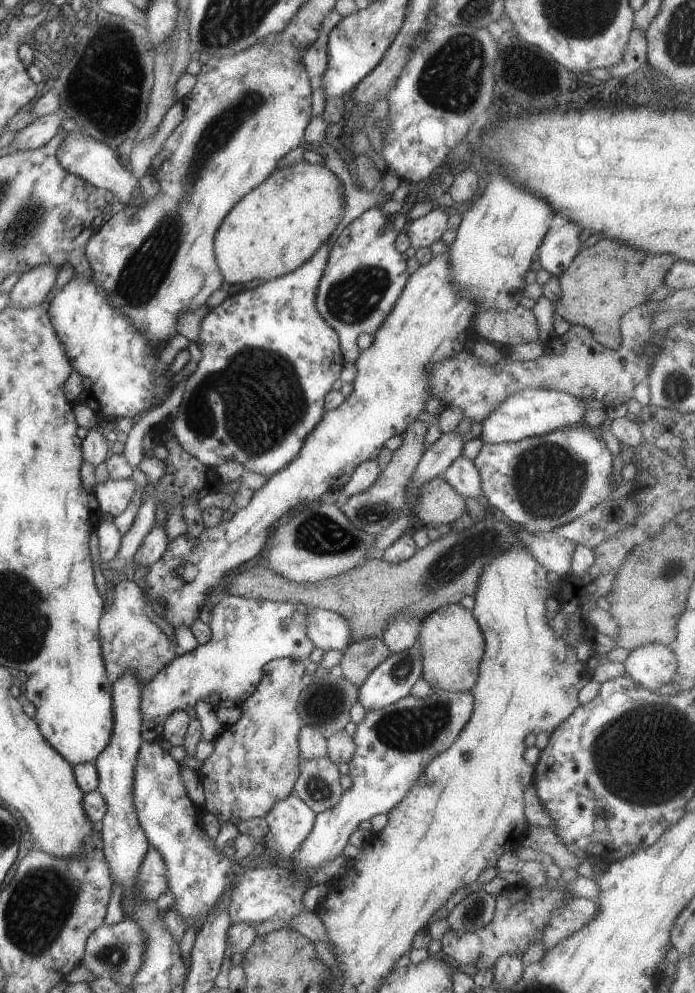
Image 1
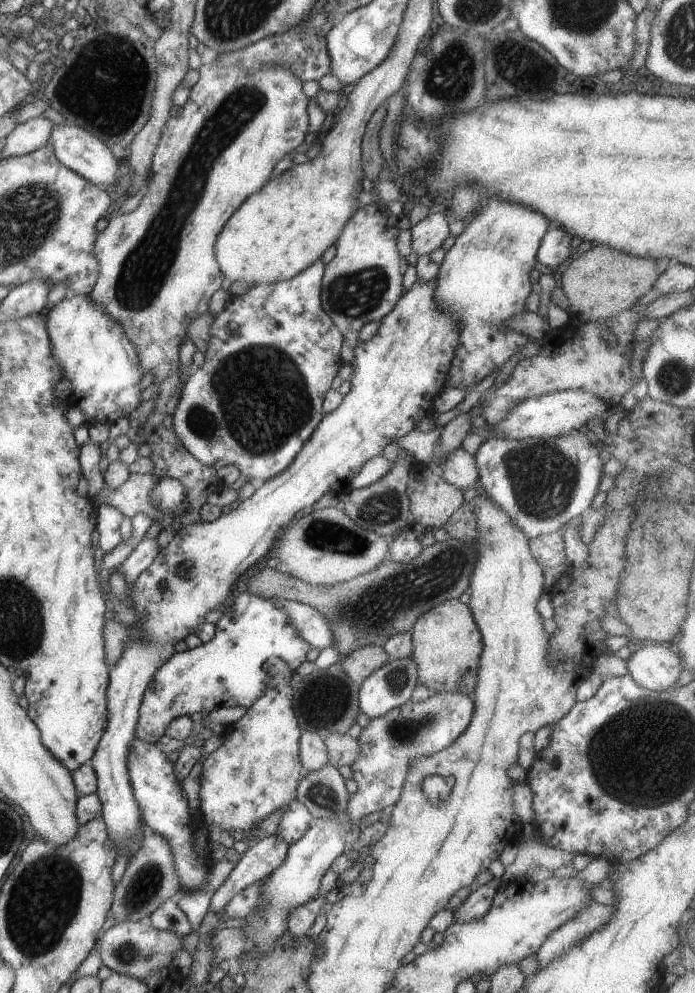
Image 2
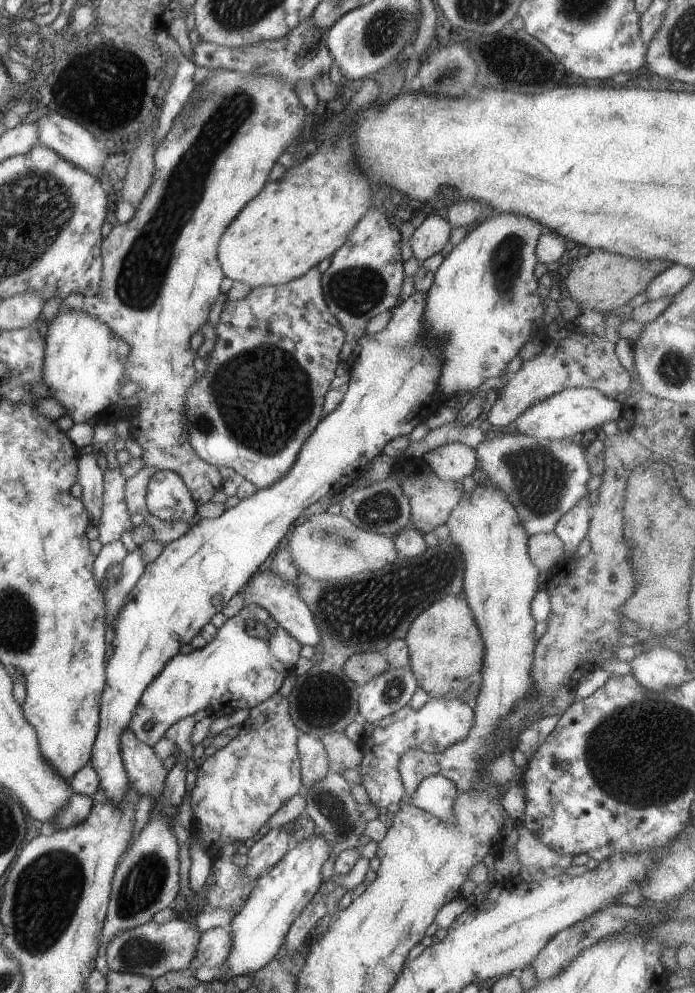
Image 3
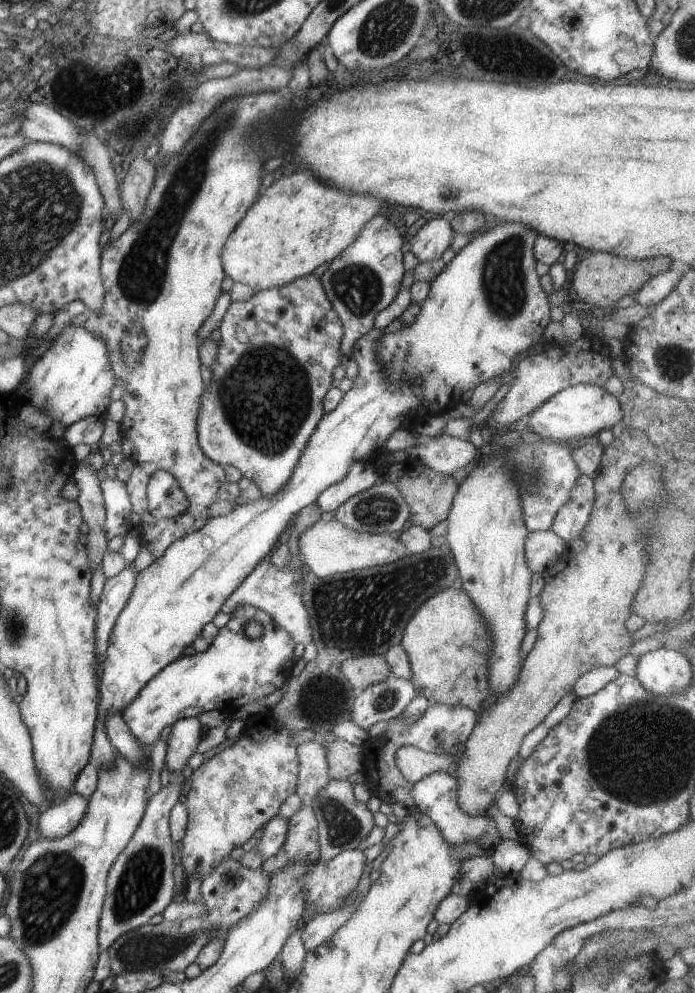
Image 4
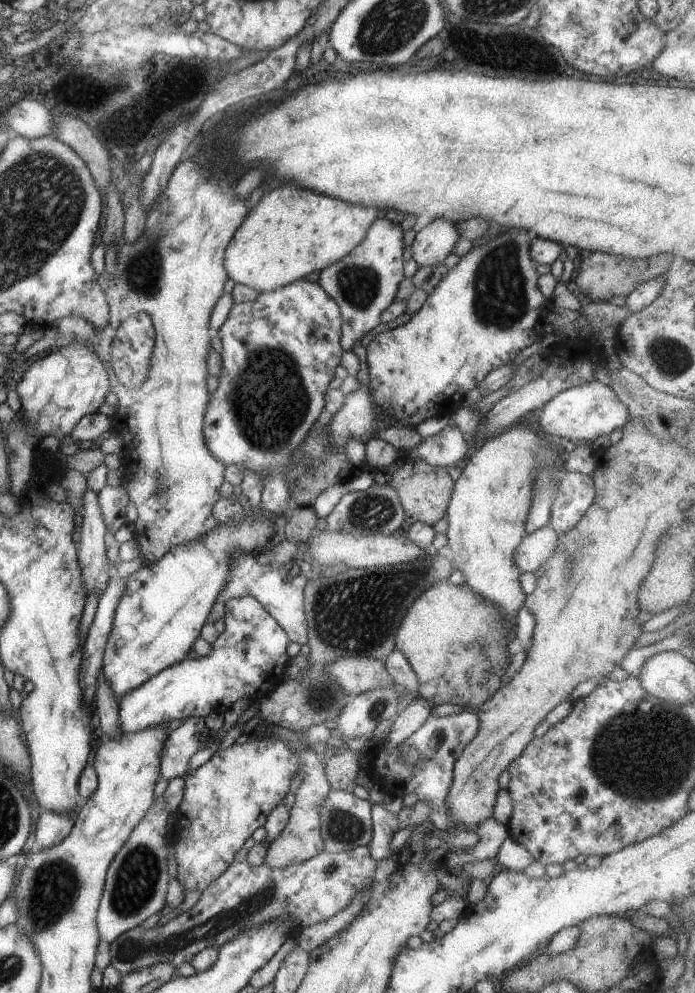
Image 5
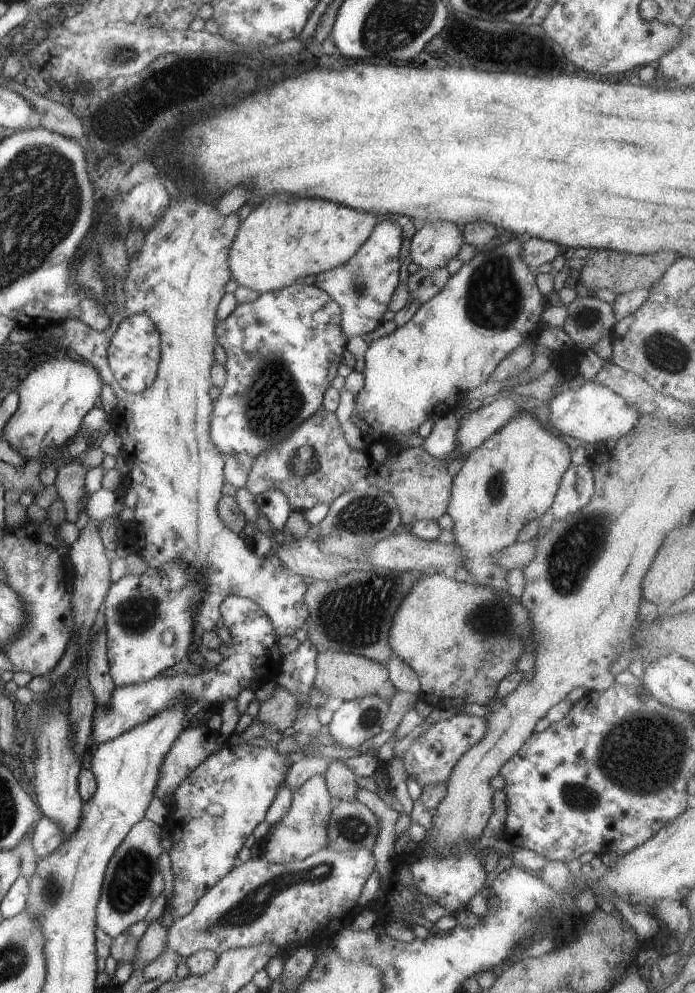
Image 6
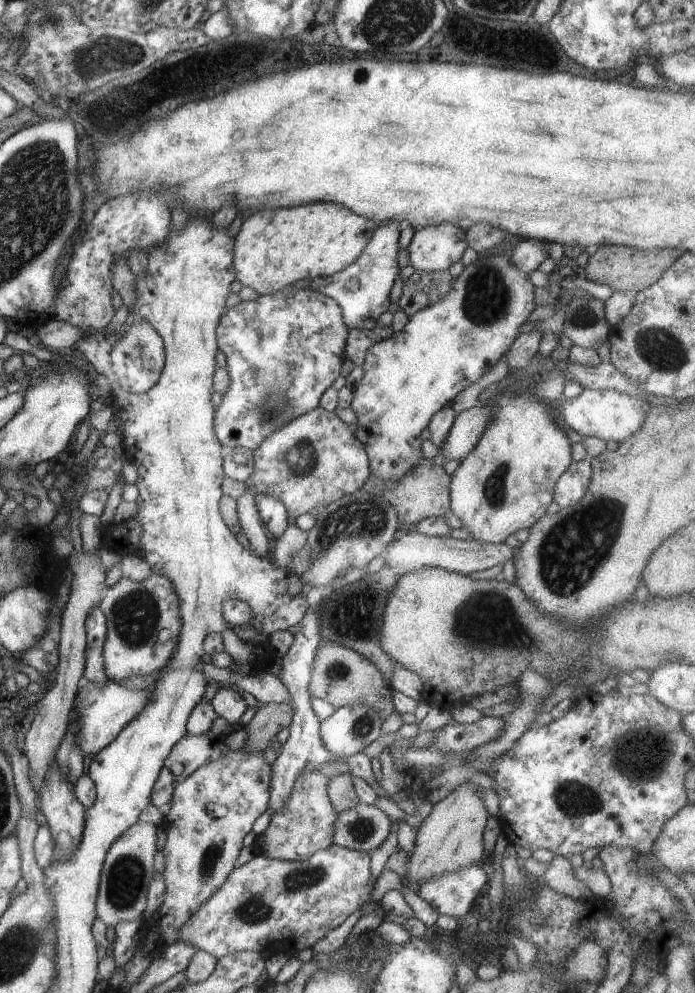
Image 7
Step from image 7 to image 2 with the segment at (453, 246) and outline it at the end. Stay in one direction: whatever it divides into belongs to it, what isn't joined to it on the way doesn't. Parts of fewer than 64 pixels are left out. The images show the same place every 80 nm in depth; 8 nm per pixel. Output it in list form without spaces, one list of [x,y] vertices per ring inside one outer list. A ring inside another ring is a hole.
[[[435,205],[424,220],[416,226],[411,226],[411,245],[418,257],[428,256],[441,248],[450,234],[449,223],[449,218],[444,215],[443,210]]]

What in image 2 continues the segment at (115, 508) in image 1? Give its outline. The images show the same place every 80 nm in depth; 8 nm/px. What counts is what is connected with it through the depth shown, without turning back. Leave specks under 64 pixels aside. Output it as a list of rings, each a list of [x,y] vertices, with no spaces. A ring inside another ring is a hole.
[[[215,62],[201,64],[198,69],[199,79],[191,86],[187,103],[164,125],[153,154],[151,175],[147,180],[148,192],[142,197],[136,210],[126,215],[109,216],[109,223],[99,229],[94,252],[99,262],[99,277],[88,295],[96,308],[102,309],[112,320],[120,323],[137,352],[138,366],[144,375],[152,372],[152,384],[158,386],[158,393],[153,399],[156,405],[141,430],[152,450],[149,457],[154,462],[152,474],[130,474],[122,486],[114,488],[104,482],[98,494],[98,502],[100,506],[114,506],[130,518],[139,512],[148,514],[152,520],[160,522],[162,529],[174,526],[178,531],[186,524],[201,521],[200,508],[220,482],[217,469],[201,464],[191,456],[174,430],[174,411],[181,397],[179,389],[183,386],[180,384],[180,345],[188,338],[190,323],[200,316],[202,300],[210,298],[224,280],[215,255],[215,242],[220,231],[240,205],[270,180],[274,165],[286,155],[299,151],[302,144],[308,144],[310,135],[310,100],[302,91],[302,81],[288,69],[262,64],[259,71],[245,71],[238,67],[221,67]],[[164,476],[180,480],[180,484],[186,488],[183,500],[187,502],[187,506],[181,517],[160,513],[150,500],[152,486]]]

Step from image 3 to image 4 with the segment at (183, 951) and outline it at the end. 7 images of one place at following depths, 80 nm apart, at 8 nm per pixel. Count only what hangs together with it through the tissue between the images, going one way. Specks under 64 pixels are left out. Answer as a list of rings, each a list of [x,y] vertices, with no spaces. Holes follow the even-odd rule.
[[[232,858],[223,860],[201,882],[202,902],[205,906],[205,915],[190,917],[181,921],[167,921],[164,919],[157,925],[146,923],[130,932],[122,934],[108,948],[110,968],[114,974],[140,972],[154,969],[159,973],[170,973],[174,970],[184,972],[184,969],[197,959],[197,954],[212,939],[226,940],[227,932],[243,918],[246,918],[265,899],[269,888],[270,873],[264,873],[262,869],[251,869],[243,866]]]

